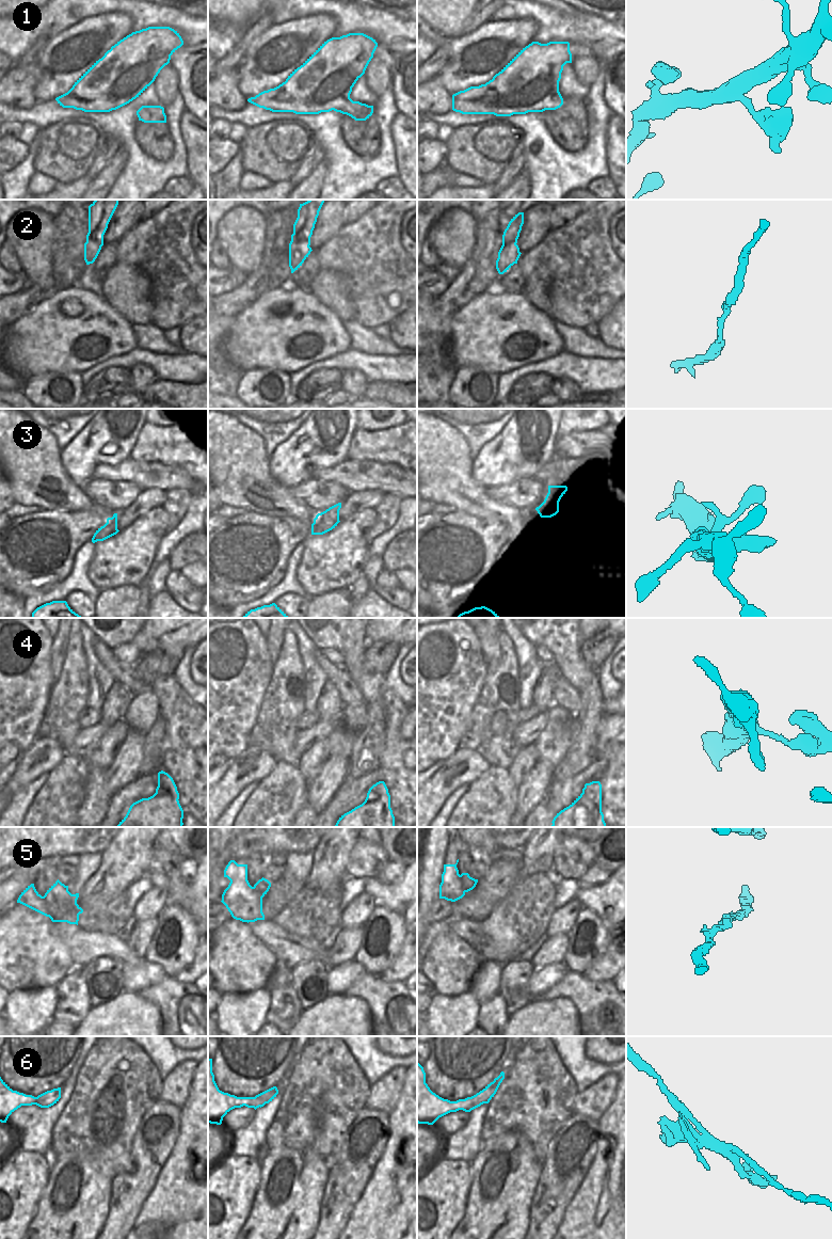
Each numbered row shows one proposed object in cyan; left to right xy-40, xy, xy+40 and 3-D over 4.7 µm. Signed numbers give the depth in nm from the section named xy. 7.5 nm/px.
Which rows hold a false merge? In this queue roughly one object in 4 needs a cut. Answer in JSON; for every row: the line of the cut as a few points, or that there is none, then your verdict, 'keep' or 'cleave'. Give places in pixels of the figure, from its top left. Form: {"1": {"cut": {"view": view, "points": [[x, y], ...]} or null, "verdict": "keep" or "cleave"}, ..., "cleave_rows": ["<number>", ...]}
{"1": {"cut": null, "verdict": "keep"}, "2": {"cut": null, "verdict": "keep"}, "3": {"cut": null, "verdict": "keep"}, "4": {"cut": {"view": "xy-40", "points": [[158, 776], [163, 780], [169, 792], [178, 798]]}, "verdict": "cleave"}, "5": {"cut": null, "verdict": "keep"}, "6": {"cut": {"view": "xy+40", "points": [[469, 1097], [482, 1104]]}, "verdict": "cleave"}, "cleave_rows": ["4", "6"]}

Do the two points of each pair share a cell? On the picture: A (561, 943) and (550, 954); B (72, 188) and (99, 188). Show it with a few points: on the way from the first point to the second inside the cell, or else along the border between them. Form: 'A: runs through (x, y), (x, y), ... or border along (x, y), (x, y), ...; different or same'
A: runs through (559, 946), (553, 952); same
B: border along (92, 180), (86, 188); different

